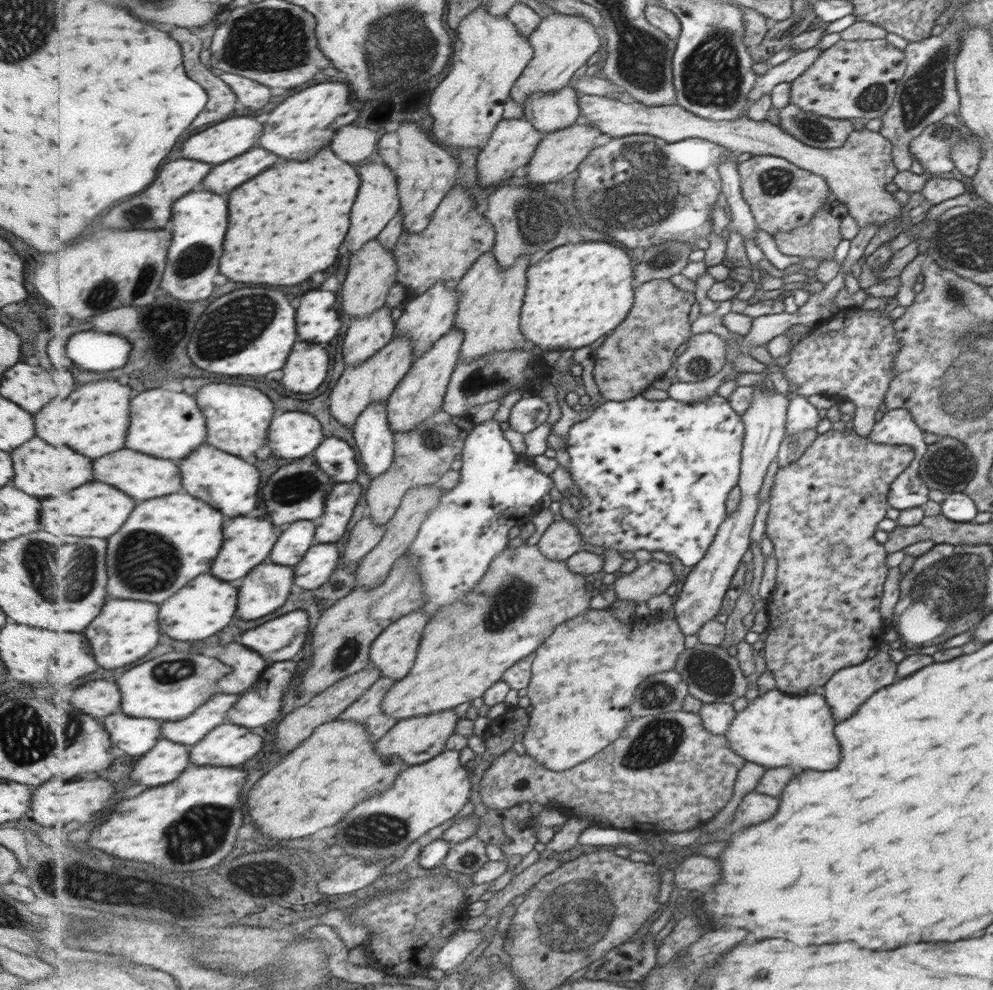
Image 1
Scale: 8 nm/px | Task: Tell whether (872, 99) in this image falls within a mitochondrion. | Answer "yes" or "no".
yes

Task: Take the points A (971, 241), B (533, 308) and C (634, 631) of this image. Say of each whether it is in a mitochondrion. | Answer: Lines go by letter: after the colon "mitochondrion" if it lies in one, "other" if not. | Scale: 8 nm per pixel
A: mitochondrion
B: other
C: other

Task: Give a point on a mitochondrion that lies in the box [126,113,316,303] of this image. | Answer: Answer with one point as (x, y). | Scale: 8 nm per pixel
(197, 257)

